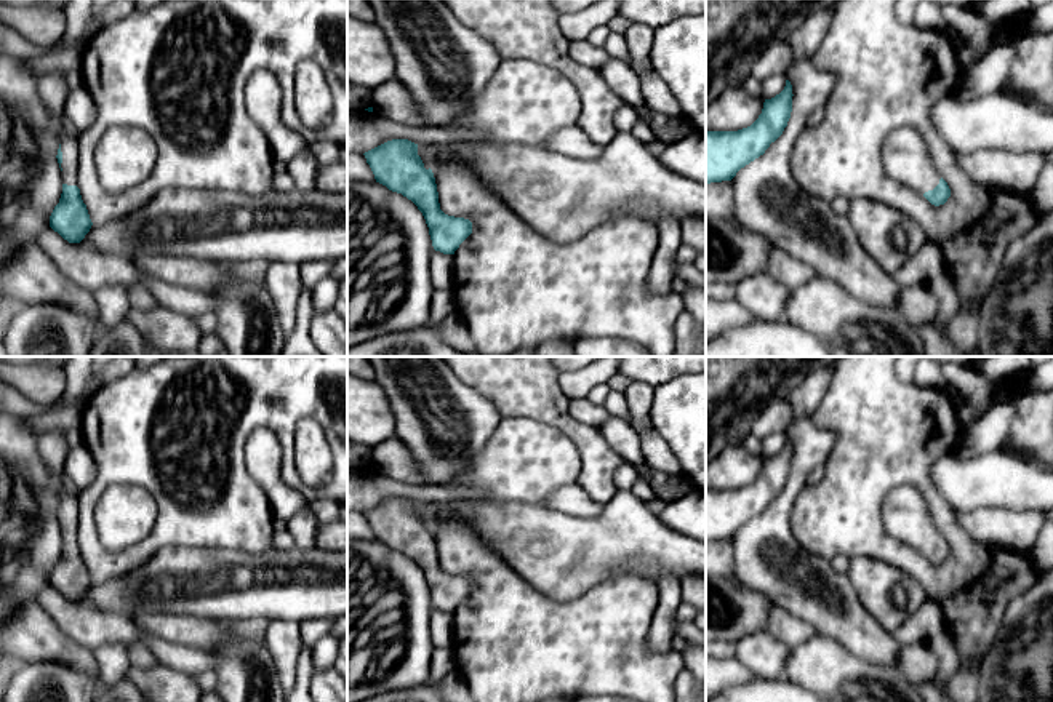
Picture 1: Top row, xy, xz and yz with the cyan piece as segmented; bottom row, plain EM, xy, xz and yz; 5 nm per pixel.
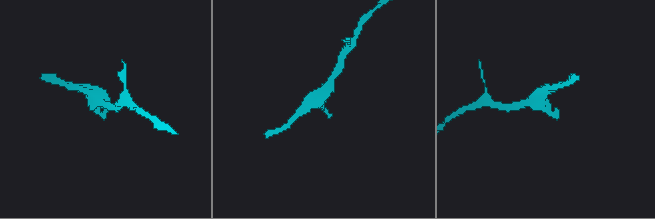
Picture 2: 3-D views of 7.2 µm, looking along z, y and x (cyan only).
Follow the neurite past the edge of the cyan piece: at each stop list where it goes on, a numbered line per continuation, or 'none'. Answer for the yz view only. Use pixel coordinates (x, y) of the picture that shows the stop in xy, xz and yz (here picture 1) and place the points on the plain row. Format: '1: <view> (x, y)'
1: yz (906, 517)

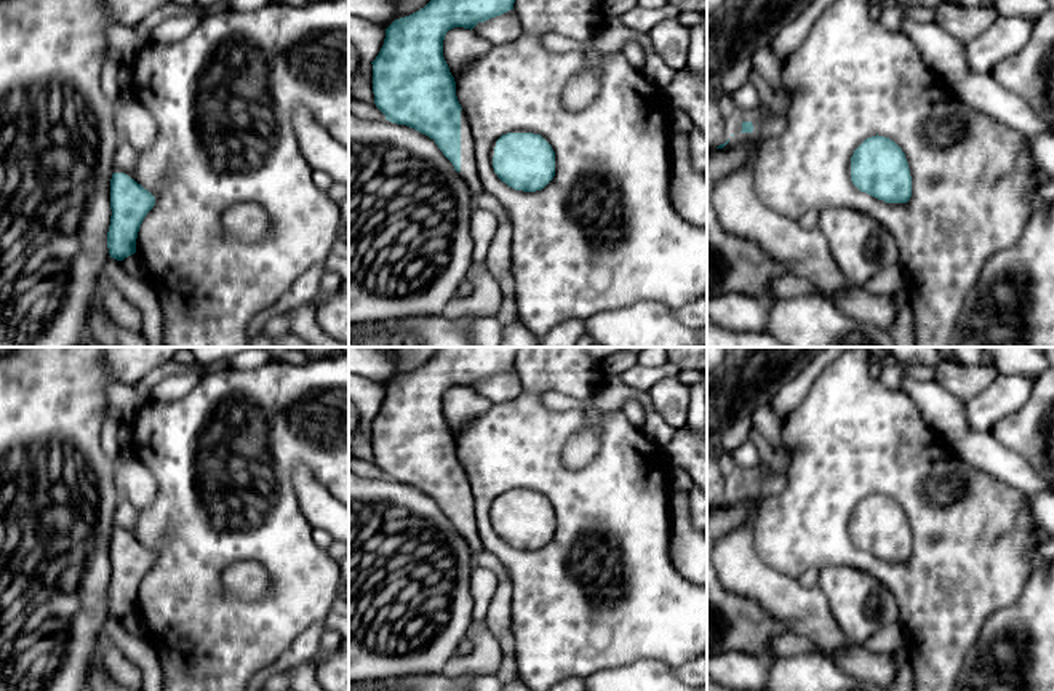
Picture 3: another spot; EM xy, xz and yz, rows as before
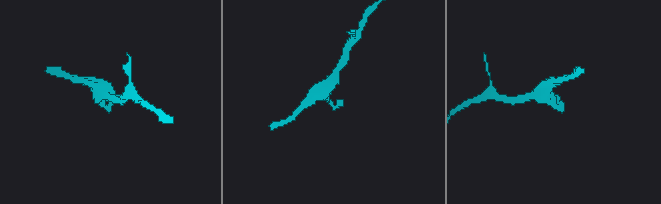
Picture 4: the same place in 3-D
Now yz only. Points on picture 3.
none

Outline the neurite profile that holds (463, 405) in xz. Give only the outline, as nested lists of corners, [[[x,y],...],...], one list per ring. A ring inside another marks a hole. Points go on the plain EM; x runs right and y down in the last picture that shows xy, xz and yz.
[[[454,385],[443,398],[443,416],[453,435],[457,435],[467,424],[480,419],[493,406],[475,389]]]

